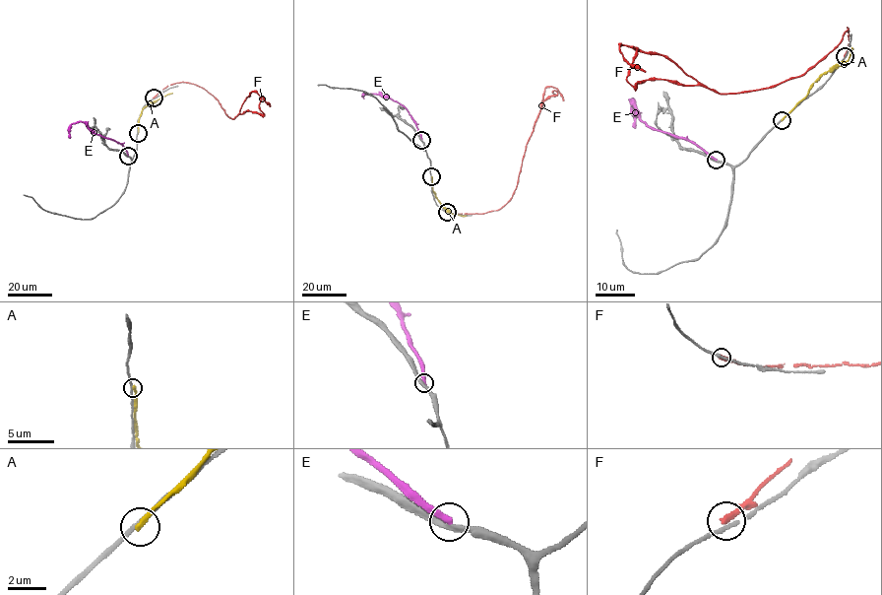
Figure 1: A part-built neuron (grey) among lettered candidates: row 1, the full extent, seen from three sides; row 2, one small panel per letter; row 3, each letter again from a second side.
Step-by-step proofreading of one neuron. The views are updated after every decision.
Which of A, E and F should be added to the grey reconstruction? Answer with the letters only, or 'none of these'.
none of these

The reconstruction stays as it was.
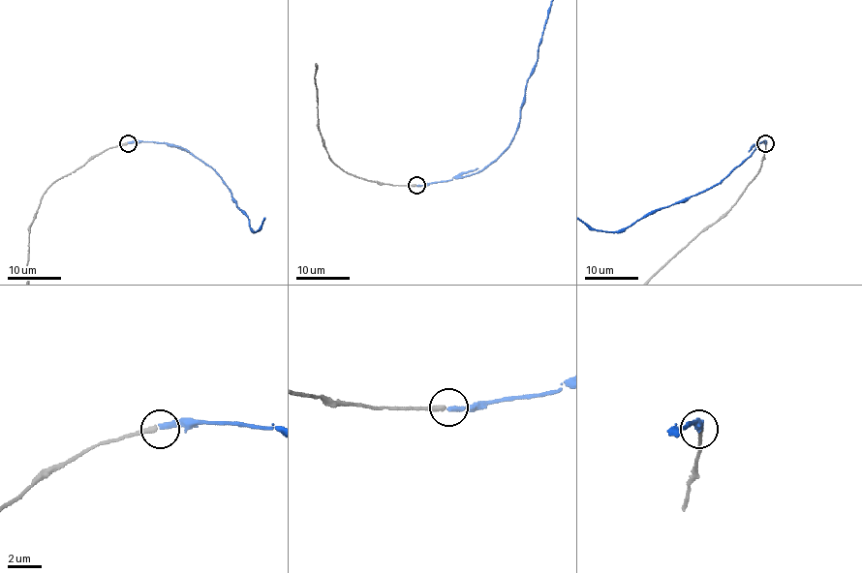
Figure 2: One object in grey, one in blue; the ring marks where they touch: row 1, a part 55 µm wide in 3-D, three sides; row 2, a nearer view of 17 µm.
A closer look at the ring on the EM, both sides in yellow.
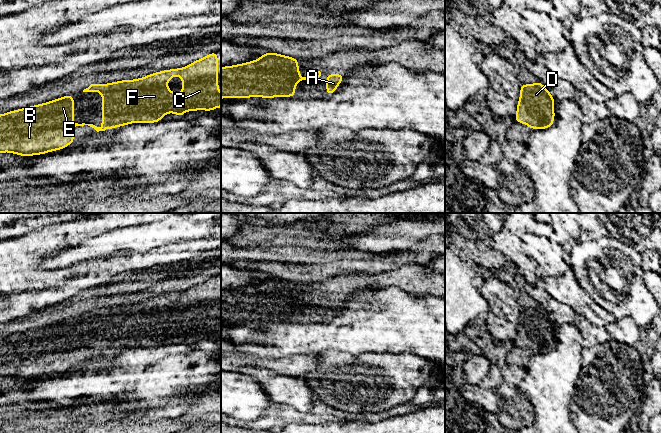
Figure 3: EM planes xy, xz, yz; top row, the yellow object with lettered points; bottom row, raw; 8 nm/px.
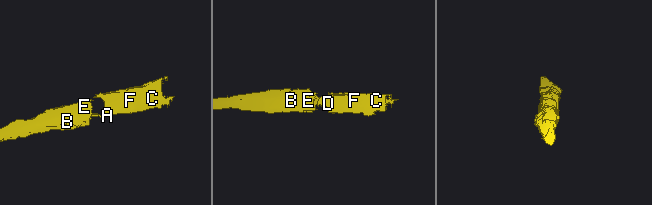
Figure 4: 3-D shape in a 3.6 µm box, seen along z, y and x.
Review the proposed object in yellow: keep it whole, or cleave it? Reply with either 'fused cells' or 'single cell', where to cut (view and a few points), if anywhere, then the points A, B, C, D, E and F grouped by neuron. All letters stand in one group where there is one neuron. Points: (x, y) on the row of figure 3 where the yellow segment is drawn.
single cell; no cut; A B C D E F

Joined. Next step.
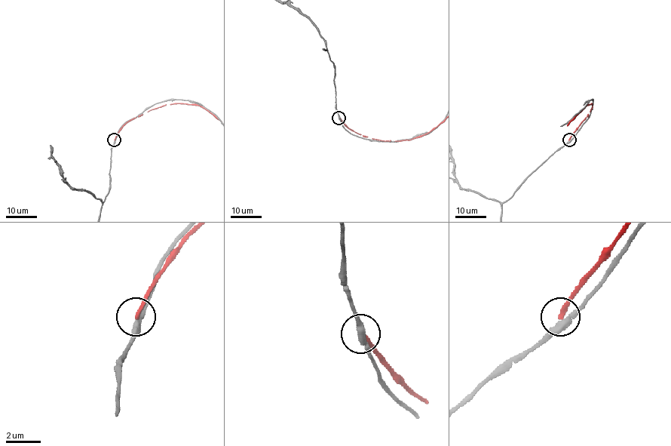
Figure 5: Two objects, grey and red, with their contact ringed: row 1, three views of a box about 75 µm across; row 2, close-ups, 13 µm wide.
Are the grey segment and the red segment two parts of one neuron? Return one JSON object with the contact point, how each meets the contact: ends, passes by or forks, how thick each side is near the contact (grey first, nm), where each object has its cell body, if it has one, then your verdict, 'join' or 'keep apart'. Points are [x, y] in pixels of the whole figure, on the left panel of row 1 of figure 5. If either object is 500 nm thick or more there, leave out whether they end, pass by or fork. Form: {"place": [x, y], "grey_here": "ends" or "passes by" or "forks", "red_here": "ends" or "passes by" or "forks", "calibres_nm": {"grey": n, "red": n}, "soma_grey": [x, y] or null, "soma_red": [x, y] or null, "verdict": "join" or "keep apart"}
{"place": [114, 139], "grey_here": "passes by", "red_here": "ends", "calibres_nm": {"grey": 360, "red": 220}, "soma_grey": null, "soma_red": null, "verdict": "keep apart"}

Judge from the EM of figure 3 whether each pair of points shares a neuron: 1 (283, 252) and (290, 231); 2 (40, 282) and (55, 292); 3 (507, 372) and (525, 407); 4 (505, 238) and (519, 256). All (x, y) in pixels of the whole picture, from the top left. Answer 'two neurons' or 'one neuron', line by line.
1: two neurons
2: one neuron
3: one neuron
4: one neuron

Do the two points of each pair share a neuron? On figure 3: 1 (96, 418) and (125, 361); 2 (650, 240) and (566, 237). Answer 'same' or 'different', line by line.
1: different
2: different

